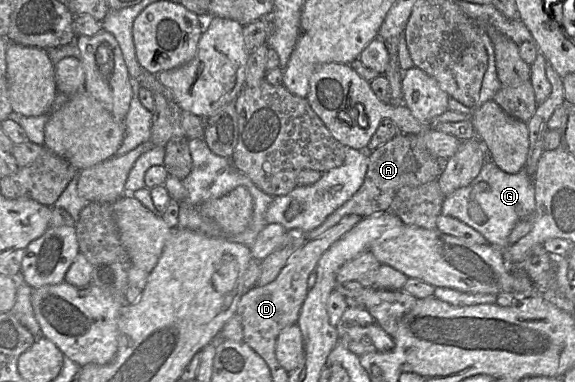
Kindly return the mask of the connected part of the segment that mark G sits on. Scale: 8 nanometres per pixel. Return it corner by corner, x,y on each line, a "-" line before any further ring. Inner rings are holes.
487,159
478,176
466,187
457,189
445,197
441,214
456,218
478,231
494,247
504,251
508,237
517,223
535,210
535,195
533,179
525,169
516,174
508,174
501,170
491,159
-
470,202
476,202
482,208
486,221
478,224
468,213

